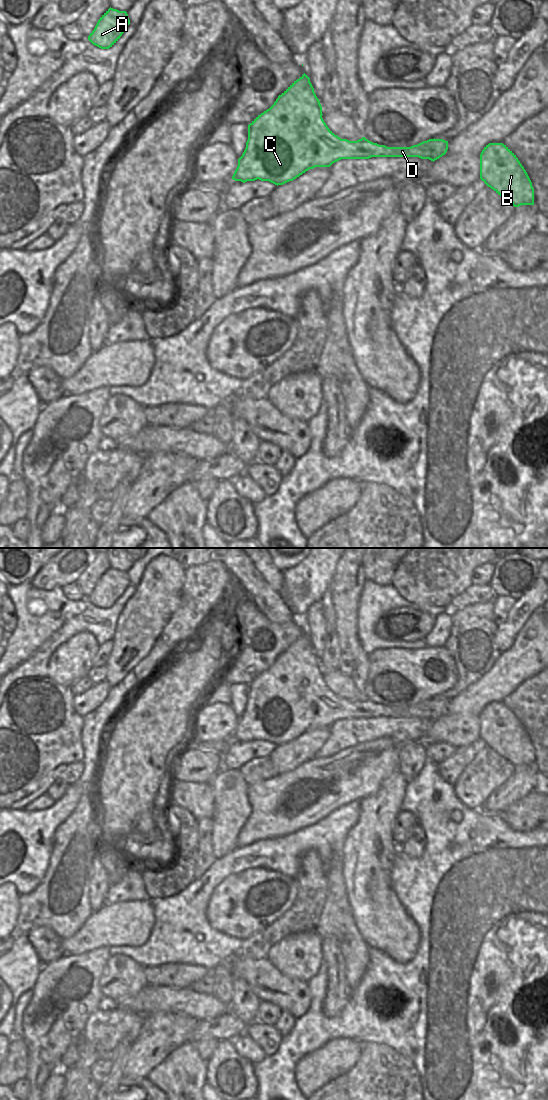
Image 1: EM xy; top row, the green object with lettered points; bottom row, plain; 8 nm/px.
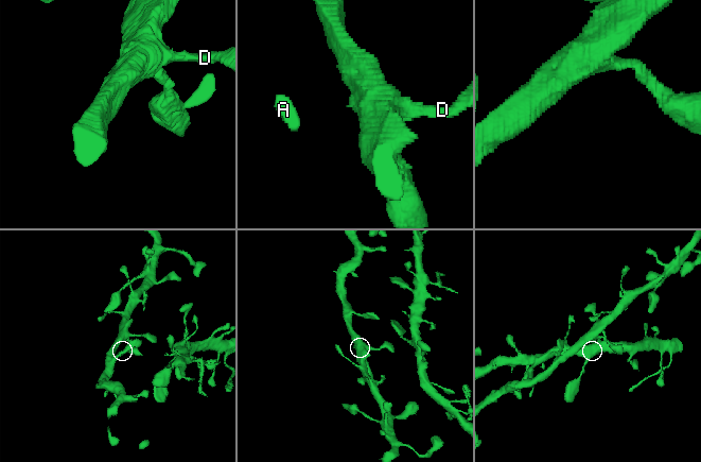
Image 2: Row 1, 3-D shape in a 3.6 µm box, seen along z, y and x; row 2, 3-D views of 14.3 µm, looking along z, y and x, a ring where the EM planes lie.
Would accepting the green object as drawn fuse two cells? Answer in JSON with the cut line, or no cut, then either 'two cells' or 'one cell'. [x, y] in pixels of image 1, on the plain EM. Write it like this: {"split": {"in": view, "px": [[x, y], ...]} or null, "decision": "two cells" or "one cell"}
{"split": null, "decision": "one cell"}

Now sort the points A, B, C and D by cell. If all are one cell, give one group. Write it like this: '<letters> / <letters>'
A B C D

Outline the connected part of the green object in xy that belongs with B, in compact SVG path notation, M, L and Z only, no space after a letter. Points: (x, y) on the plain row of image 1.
M489 703L482 710L480 739L514 767L534 765L532 742L516 715L503 703Z

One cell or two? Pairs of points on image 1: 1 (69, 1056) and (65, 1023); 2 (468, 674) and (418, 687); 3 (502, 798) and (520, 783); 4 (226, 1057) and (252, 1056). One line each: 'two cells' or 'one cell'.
1: two cells
2: two cells
3: one cell
4: two cells

